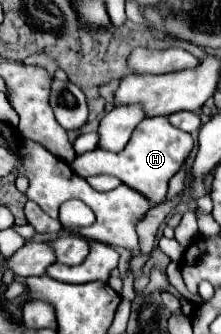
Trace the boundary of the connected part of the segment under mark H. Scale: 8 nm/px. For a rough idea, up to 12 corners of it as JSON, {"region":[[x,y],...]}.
{"region":[[167,117],[143,119],[121,153],[77,155],[81,179],[113,175],[153,209],[193,137]]}

